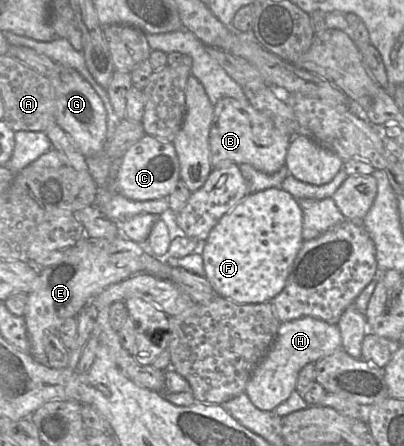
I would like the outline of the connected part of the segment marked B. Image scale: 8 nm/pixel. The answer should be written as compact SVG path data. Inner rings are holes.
M223 97L215 105L209 132L210 164L213 168L231 164L249 164L255 169L272 174L285 165L292 138L281 134L265 113L256 110L246 98L237 100Z

